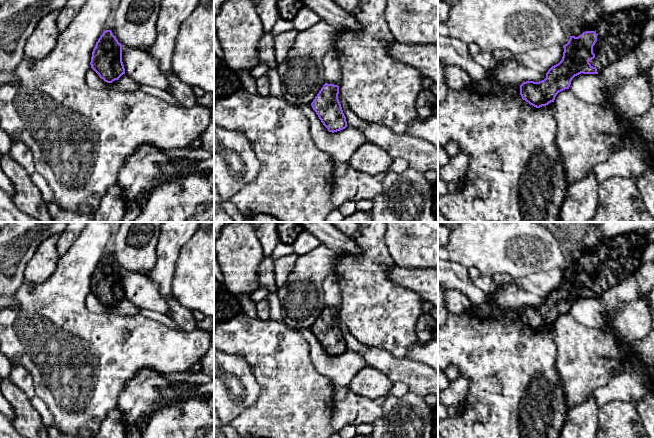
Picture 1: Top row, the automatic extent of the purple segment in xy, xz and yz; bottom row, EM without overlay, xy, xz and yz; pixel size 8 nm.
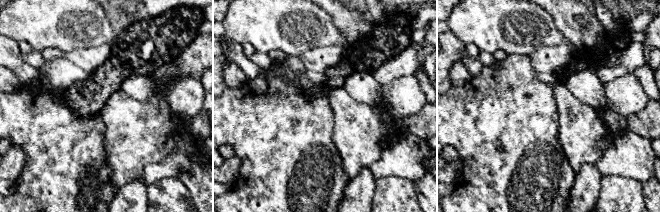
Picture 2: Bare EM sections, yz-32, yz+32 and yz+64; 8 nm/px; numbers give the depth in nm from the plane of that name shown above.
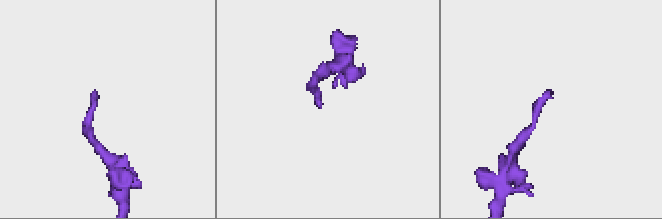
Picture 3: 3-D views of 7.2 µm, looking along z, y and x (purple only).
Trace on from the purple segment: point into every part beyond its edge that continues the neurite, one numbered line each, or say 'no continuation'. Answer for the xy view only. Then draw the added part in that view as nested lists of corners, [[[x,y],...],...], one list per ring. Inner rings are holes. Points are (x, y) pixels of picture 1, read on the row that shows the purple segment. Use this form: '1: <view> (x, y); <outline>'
no continuation

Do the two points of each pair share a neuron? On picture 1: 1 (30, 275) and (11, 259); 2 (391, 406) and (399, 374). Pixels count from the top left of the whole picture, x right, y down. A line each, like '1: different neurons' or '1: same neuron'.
1: different neurons
2: different neurons

